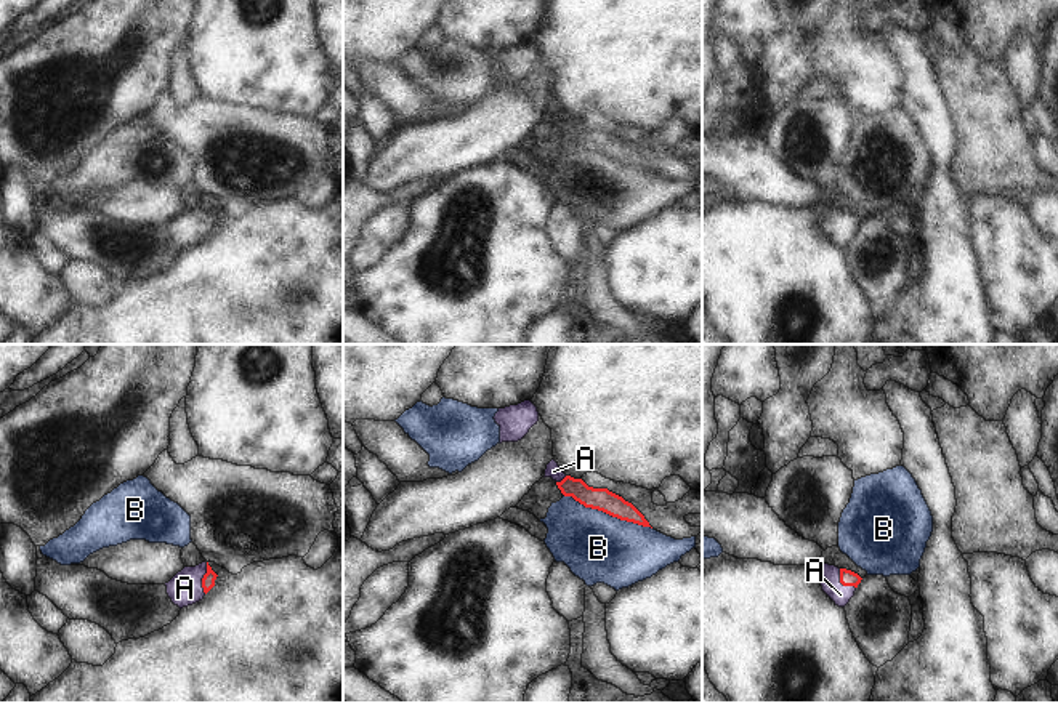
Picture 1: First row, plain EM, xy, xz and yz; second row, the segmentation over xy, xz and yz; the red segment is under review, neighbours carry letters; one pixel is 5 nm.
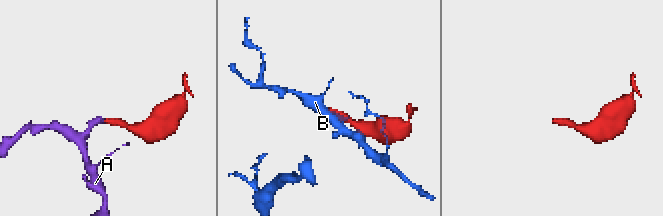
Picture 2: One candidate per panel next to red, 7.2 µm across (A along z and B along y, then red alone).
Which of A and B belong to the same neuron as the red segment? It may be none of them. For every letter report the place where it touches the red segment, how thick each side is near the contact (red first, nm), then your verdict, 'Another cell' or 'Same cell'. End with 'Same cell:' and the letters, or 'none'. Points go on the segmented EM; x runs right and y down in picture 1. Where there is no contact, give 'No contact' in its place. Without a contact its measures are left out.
A: Touches red at xy (202, 578). Thickness 70 nm (red) against 170 nm. Same cell
B: Touches red at xz (608, 513). Thickness 110 nm (red) against 360 nm. Another cell
Same cell: A

